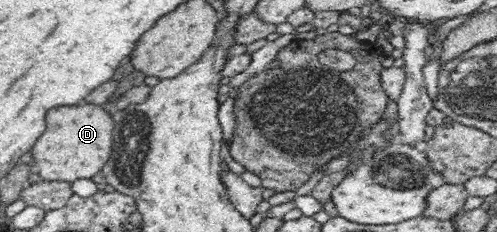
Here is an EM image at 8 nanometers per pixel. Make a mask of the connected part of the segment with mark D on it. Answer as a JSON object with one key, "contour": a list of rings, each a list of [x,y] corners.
{"contour":[[[104,105],[58,107],[48,115],[48,131],[34,145],[34,161],[46,181],[71,184],[78,179],[92,179],[108,163],[114,145],[114,123]]]}

